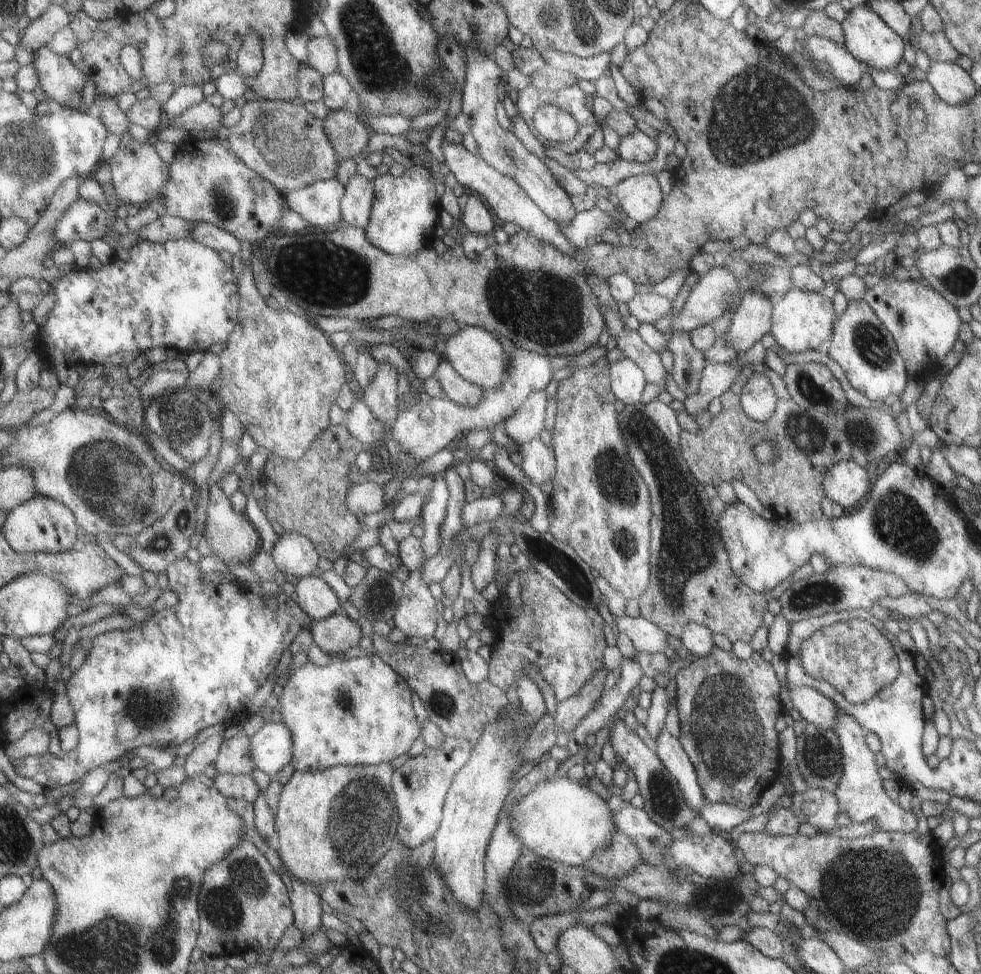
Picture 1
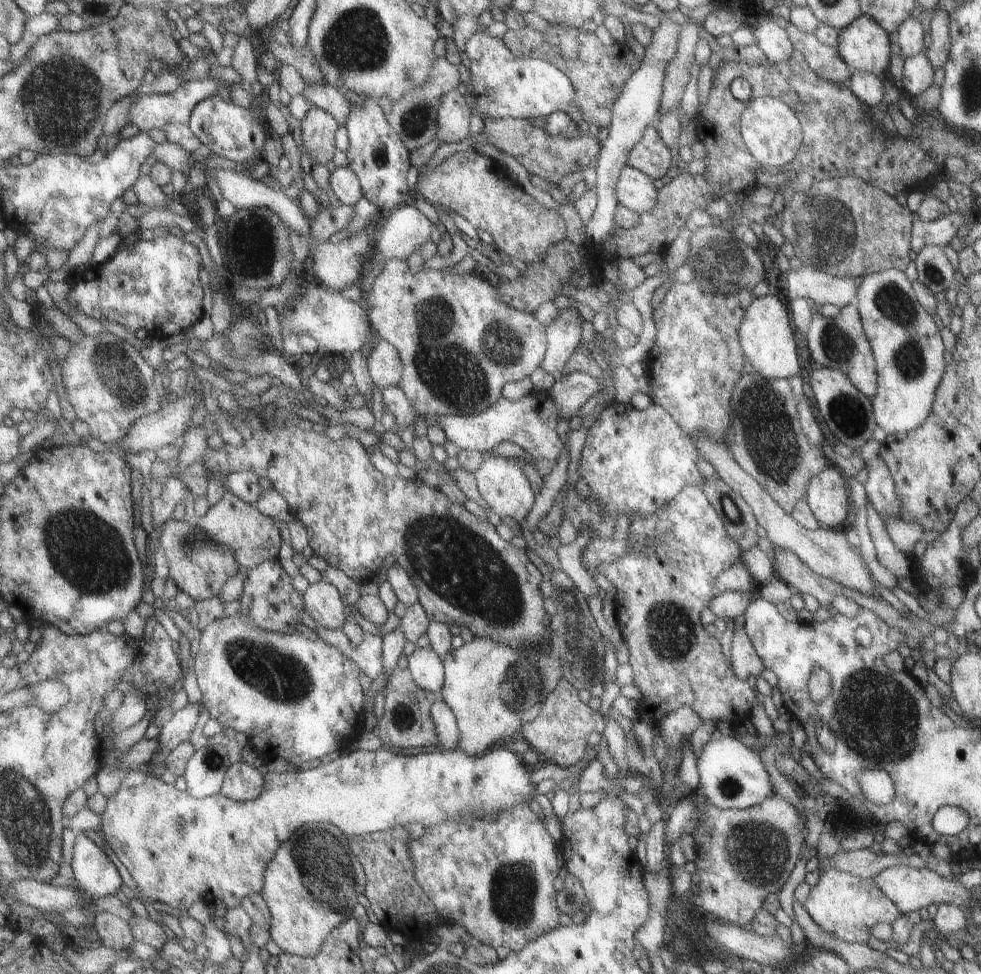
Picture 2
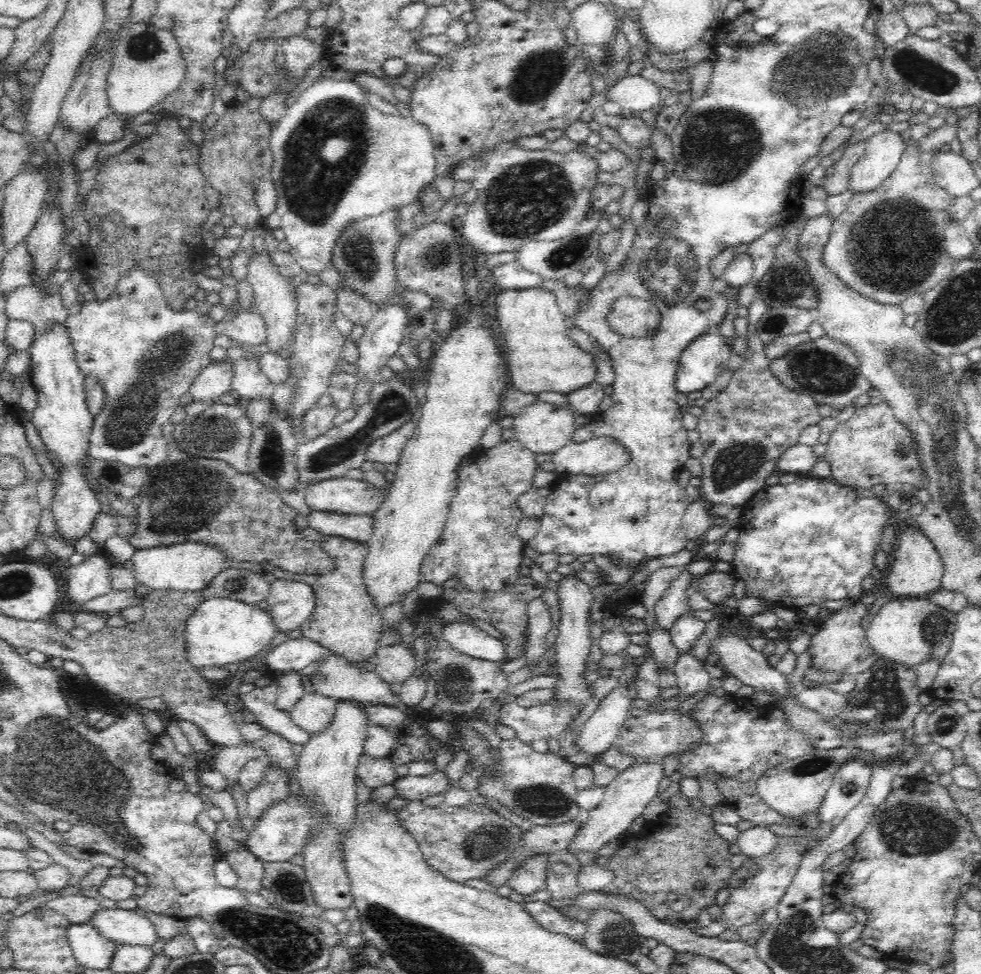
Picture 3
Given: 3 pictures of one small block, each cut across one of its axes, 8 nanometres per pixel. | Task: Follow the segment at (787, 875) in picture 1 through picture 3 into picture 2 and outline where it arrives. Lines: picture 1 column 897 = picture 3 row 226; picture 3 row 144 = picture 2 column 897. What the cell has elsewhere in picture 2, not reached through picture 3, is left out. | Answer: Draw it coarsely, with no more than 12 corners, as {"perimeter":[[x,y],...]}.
{"perimeter":[[821,868],[802,906],[837,942],[901,914],[873,878]]}

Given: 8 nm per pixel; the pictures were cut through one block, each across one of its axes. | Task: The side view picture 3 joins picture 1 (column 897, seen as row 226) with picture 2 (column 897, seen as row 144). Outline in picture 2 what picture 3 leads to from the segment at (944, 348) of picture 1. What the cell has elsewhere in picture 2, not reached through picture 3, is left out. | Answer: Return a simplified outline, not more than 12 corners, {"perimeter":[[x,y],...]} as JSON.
{"perimeter":[[903,271],[849,303],[876,370],[887,435],[917,428],[945,371],[932,316]]}

